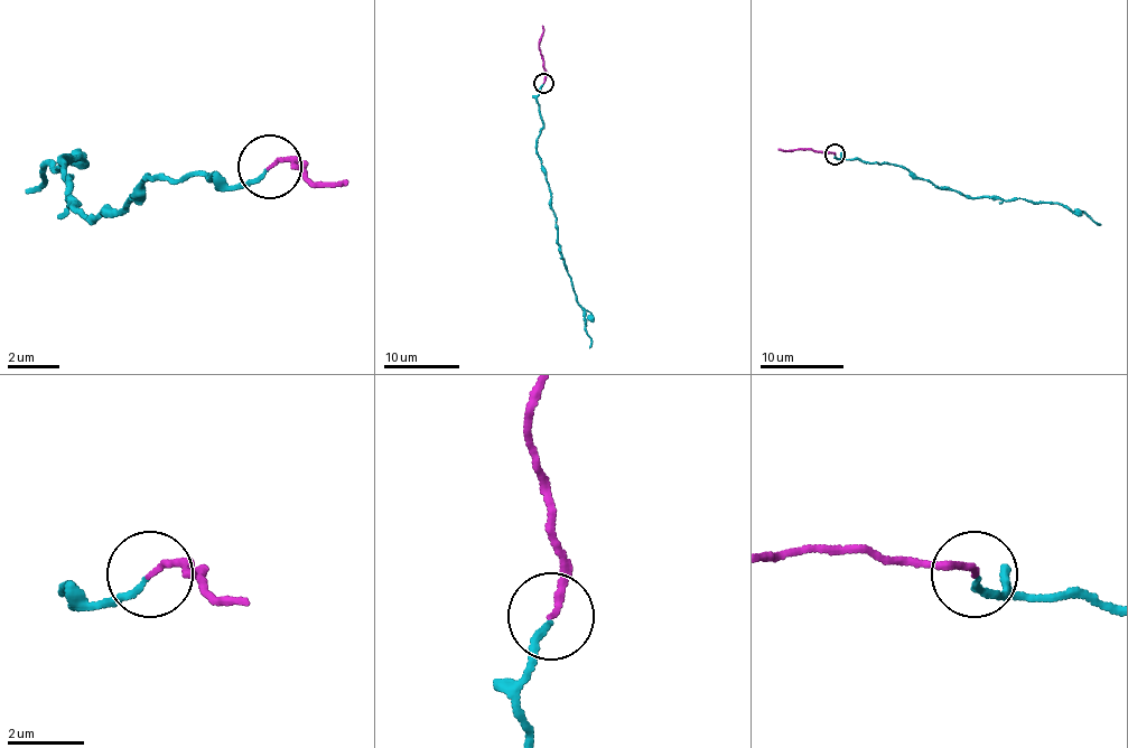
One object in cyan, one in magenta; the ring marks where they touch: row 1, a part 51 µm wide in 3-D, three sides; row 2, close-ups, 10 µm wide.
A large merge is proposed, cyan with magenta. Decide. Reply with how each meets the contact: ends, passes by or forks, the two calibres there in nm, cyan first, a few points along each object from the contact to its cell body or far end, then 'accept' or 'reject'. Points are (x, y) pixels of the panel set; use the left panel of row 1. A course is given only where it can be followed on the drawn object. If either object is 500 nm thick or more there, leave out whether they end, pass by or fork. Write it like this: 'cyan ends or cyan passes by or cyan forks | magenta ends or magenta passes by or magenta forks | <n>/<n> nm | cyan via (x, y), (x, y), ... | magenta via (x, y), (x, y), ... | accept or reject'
cyan ends | magenta ends | 140/150 nm | cyan via (266, 167), (225, 190), (204, 171), (147, 174), (92, 220), (66, 196), (56, 156), (25, 192) | magenta via (268, 169), (285, 159), (305, 166), (318, 185), (350, 183) | accept

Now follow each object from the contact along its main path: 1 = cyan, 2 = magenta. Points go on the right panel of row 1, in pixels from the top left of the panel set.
1: (836, 155), (842, 160), (906, 167), (917, 177), (972, 198), (996, 196), (1004, 200), (1060, 203), (1100, 224)
2: (833, 155), (779, 150)

